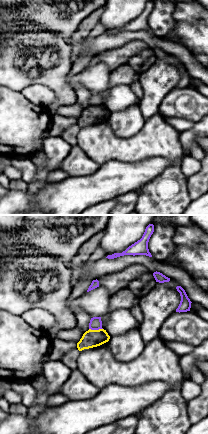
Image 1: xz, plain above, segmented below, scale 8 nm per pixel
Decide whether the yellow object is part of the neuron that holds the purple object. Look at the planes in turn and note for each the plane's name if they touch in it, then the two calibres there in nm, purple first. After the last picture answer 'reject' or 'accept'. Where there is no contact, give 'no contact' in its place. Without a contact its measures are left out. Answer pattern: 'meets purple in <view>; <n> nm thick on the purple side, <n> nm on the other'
meets purple in xz; 100 nm thick on the purple side, 140 nm on the other

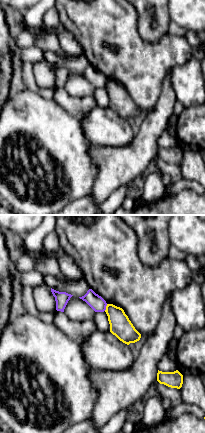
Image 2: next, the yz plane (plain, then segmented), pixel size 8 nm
meets purple in yz; 120 nm thick on the purple side, 170 nm on the other

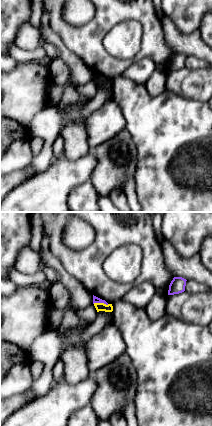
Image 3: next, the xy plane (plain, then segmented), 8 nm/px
meets purple in xy; 50 nm thick on the purple side, 60 nm on the other

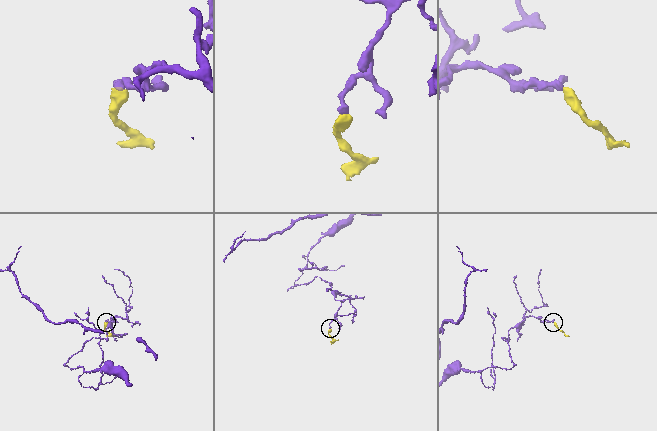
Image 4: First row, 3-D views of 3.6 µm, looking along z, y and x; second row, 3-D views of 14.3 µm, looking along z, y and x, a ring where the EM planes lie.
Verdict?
reject

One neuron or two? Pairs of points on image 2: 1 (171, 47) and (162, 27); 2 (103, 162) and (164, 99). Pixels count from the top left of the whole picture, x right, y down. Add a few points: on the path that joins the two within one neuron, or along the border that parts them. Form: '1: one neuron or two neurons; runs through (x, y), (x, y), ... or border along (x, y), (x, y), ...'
1: two neurons; border along (167, 32), (155, 41), (144, 41), (142, 39)
2: one neuron; runs through (123, 160), (149, 134), (157, 119)

